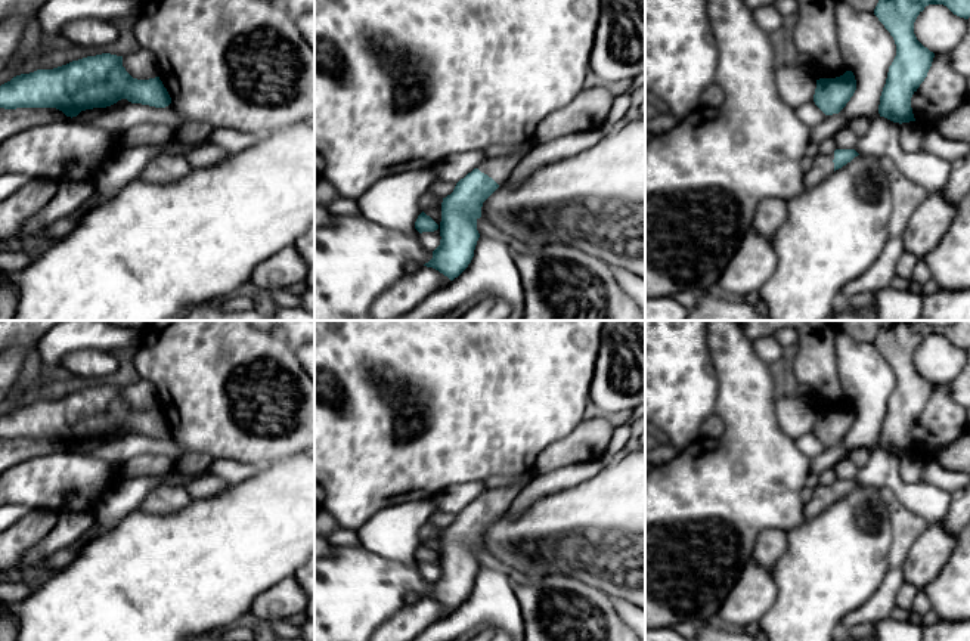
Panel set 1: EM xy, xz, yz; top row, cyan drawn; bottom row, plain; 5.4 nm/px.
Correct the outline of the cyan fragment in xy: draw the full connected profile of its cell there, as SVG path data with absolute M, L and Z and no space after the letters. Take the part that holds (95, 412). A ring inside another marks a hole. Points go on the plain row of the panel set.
M111 384L21 405L0 417L0 439L56 439L71 449L121 430L155 439L171 434L159 408L133 409L123 397L123 387Z

